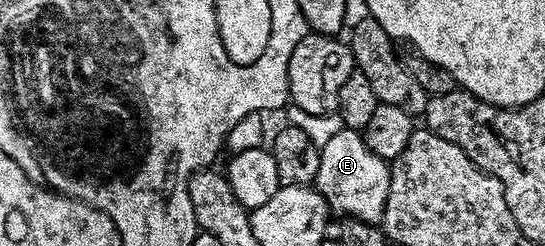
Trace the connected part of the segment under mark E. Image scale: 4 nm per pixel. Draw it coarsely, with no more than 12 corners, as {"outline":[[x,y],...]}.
{"outline":[[357,129],[319,149],[314,187],[333,213],[381,223],[389,163]]}

